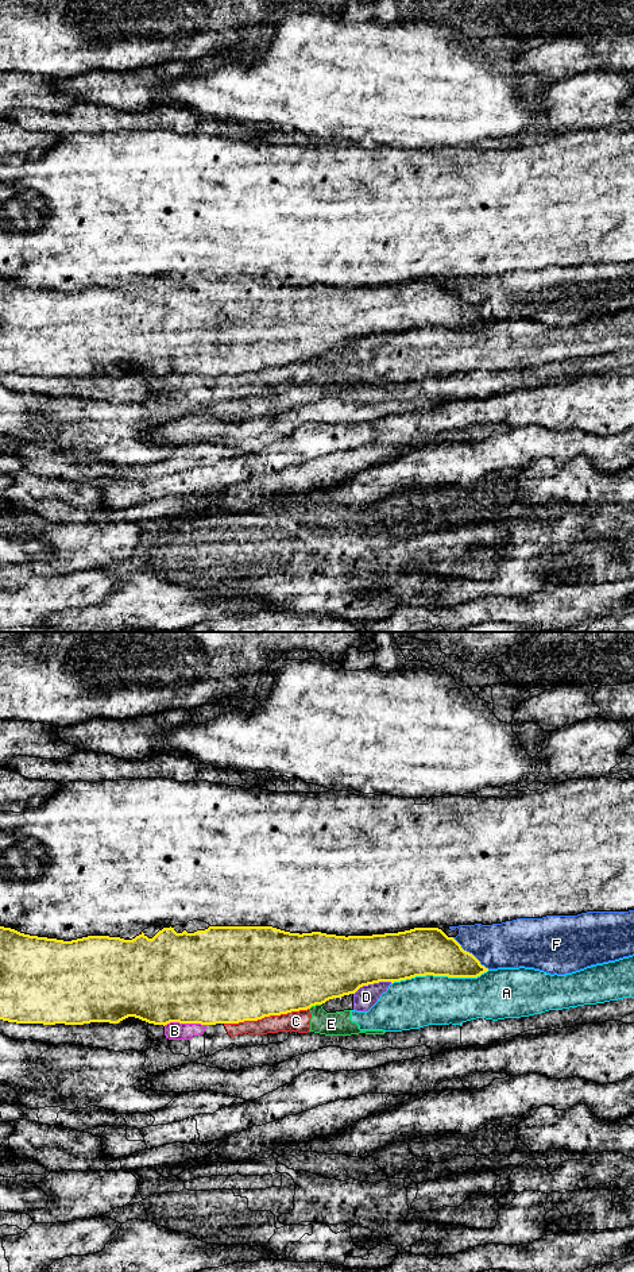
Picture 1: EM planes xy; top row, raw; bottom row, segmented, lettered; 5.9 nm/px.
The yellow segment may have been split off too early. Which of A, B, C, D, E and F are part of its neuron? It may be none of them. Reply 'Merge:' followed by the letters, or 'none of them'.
Merge: none of them

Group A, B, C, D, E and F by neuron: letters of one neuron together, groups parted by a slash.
A B C D E / F

